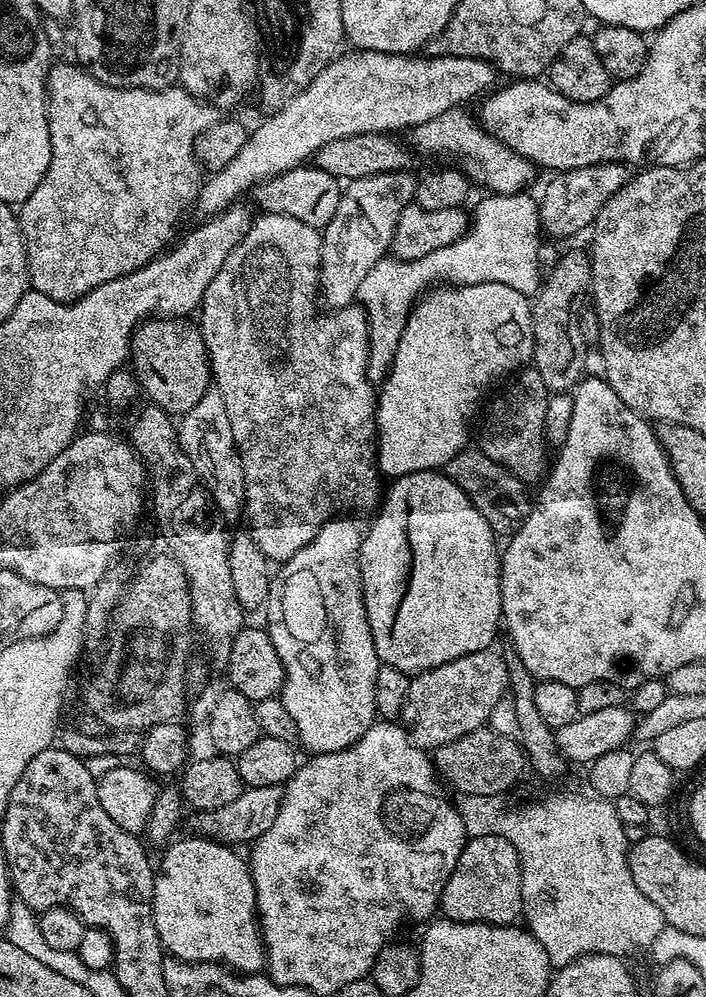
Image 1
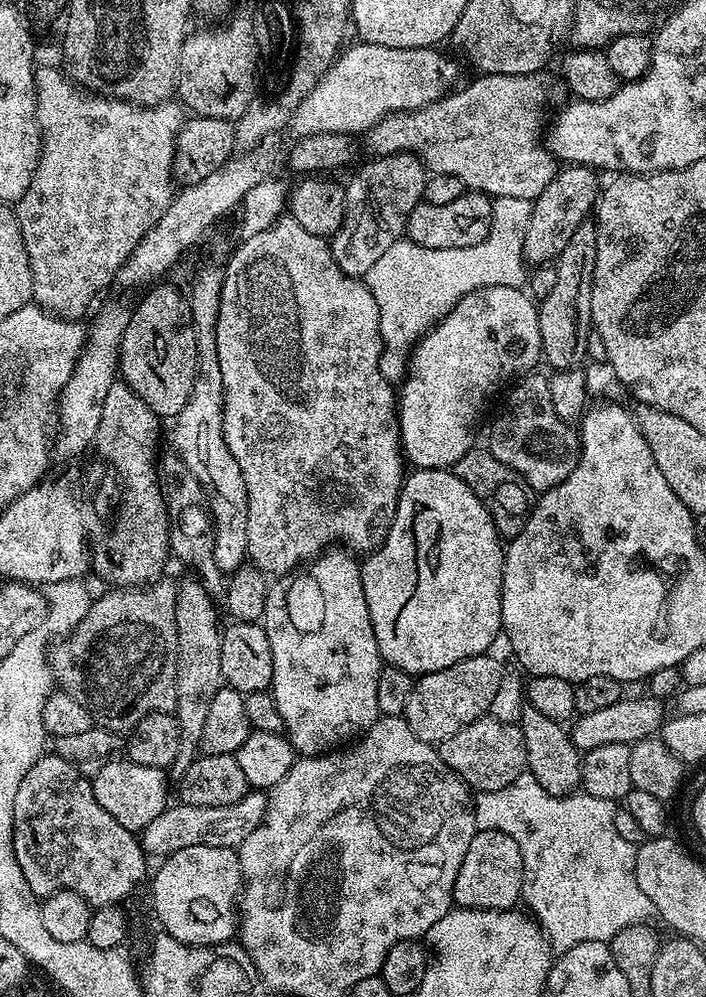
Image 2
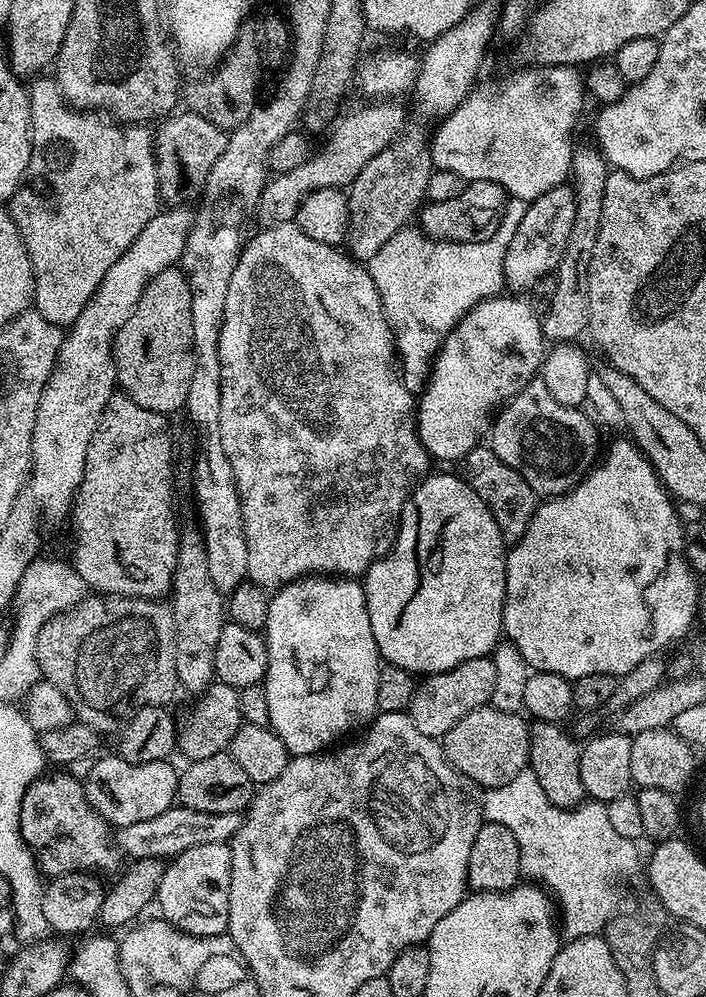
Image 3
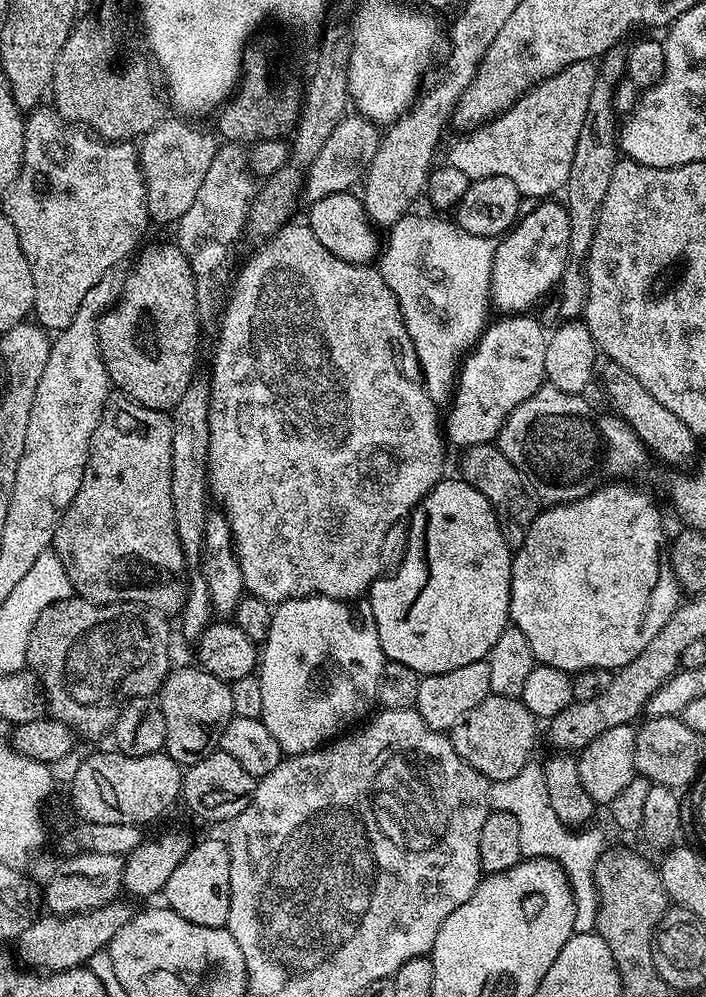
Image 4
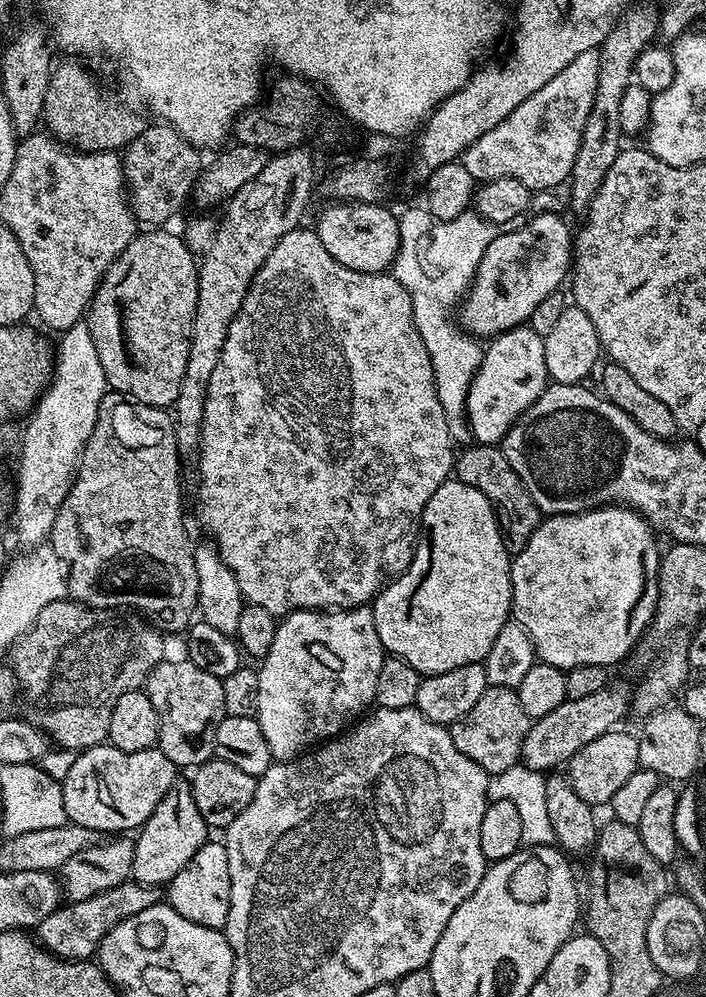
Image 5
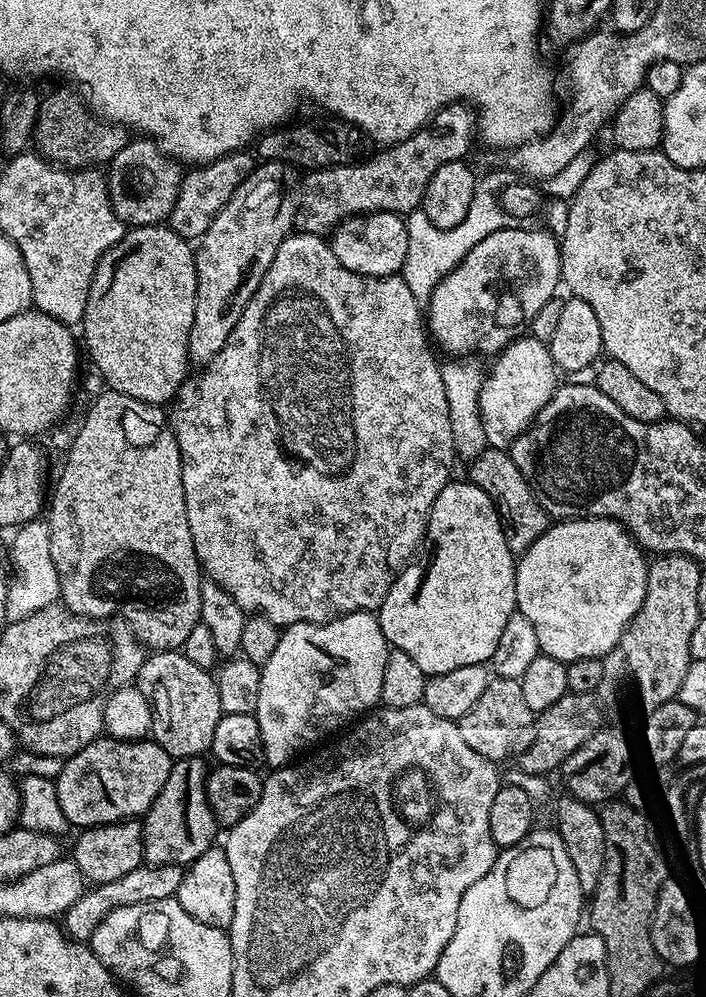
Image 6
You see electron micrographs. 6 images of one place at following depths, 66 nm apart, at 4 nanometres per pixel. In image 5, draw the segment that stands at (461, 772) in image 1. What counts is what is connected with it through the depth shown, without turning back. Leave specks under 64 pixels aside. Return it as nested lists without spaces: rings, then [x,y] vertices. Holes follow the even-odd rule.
[[[489,687],[474,702],[474,707],[462,719],[451,725],[450,731],[454,738],[454,746],[466,754],[482,770],[489,774],[510,770],[515,764],[521,763],[520,751],[522,742],[528,733],[530,718],[526,710],[522,710],[522,702],[518,702],[518,694],[511,688]]]

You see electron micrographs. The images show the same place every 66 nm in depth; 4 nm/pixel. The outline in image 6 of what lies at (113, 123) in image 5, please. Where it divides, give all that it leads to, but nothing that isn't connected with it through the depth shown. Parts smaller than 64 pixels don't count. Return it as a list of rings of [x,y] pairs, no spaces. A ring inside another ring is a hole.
[[[75,91],[72,92],[52,92],[41,99],[34,133],[35,151],[60,167],[73,170],[111,164],[114,154],[128,144],[129,129],[123,124],[109,124],[101,120]]]

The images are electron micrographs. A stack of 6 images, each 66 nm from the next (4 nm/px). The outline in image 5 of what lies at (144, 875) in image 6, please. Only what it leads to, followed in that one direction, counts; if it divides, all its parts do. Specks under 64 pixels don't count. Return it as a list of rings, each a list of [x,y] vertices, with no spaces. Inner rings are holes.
[[[129,878],[110,890],[96,892],[94,898],[61,903],[60,907],[36,925],[34,936],[41,948],[62,960],[91,961],[99,953],[102,938],[106,938],[106,934],[110,934],[118,922],[134,918],[134,914],[142,910],[150,910],[150,906],[161,903],[161,900],[159,887],[139,884],[137,880]]]

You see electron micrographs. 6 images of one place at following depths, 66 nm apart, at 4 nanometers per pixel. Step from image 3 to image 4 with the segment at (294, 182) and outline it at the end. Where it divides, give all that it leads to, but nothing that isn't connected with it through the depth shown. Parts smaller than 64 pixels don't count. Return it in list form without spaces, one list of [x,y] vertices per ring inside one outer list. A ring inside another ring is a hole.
[[[359,114],[345,115],[338,126],[334,126],[334,134],[326,138],[322,150],[318,150],[318,158],[306,169],[306,183],[303,195],[309,201],[326,198],[326,194],[338,194],[355,189],[364,179],[364,172],[370,166],[374,154],[378,154],[381,129],[365,116]]]

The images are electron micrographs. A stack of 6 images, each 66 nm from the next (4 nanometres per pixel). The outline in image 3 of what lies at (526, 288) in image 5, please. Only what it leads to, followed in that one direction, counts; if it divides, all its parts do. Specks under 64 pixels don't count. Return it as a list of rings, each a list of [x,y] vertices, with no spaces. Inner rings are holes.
[[[567,183],[559,184],[525,208],[528,209],[524,213],[519,213],[518,230],[514,230],[514,238],[510,238],[504,255],[504,283],[512,290],[532,288],[543,276],[555,273],[570,238],[570,226],[574,226],[576,193]]]

